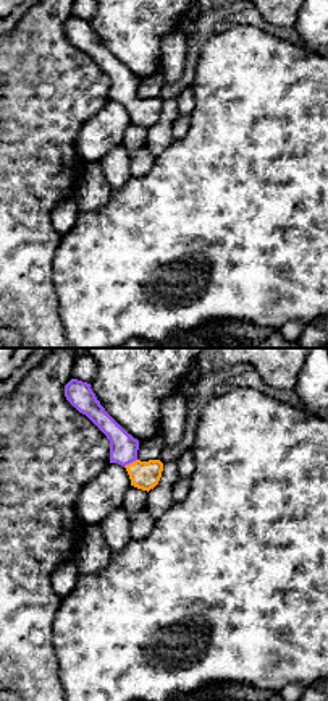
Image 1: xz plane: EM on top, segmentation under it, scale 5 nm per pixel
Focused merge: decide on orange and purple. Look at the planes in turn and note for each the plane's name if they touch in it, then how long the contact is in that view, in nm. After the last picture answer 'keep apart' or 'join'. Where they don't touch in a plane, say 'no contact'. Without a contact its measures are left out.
contact in xz; length 80 nm

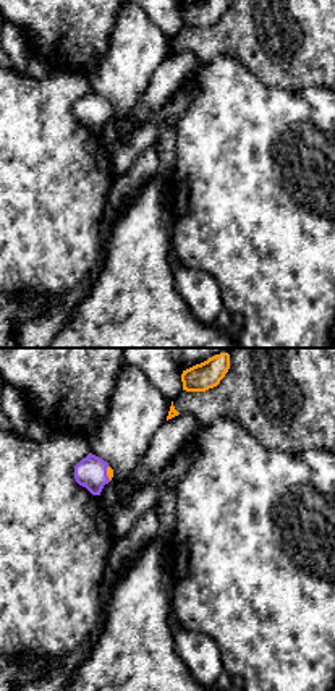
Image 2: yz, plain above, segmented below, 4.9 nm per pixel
contact in yz; length 70 nm

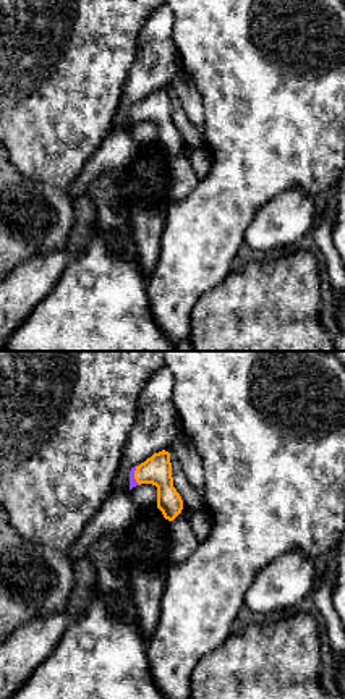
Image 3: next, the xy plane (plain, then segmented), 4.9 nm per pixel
contact in xy; length 100 nm

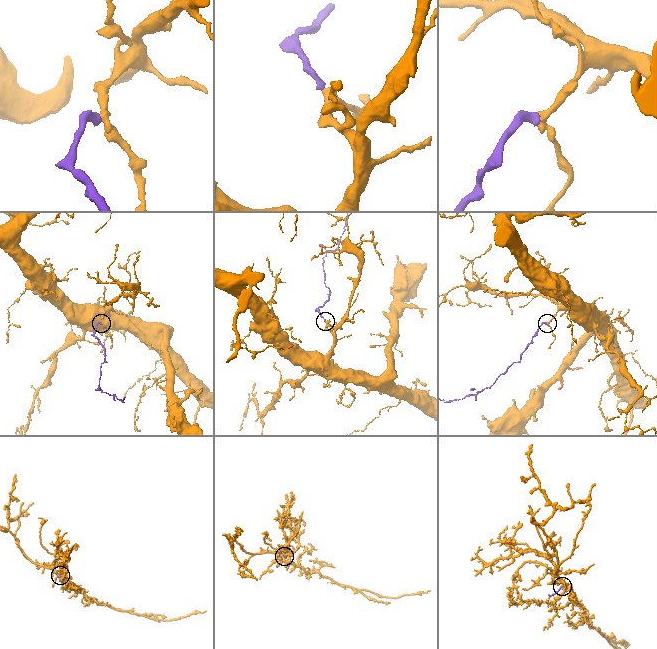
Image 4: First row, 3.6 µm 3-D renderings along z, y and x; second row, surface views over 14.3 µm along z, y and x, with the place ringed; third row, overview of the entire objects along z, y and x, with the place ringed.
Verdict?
join

